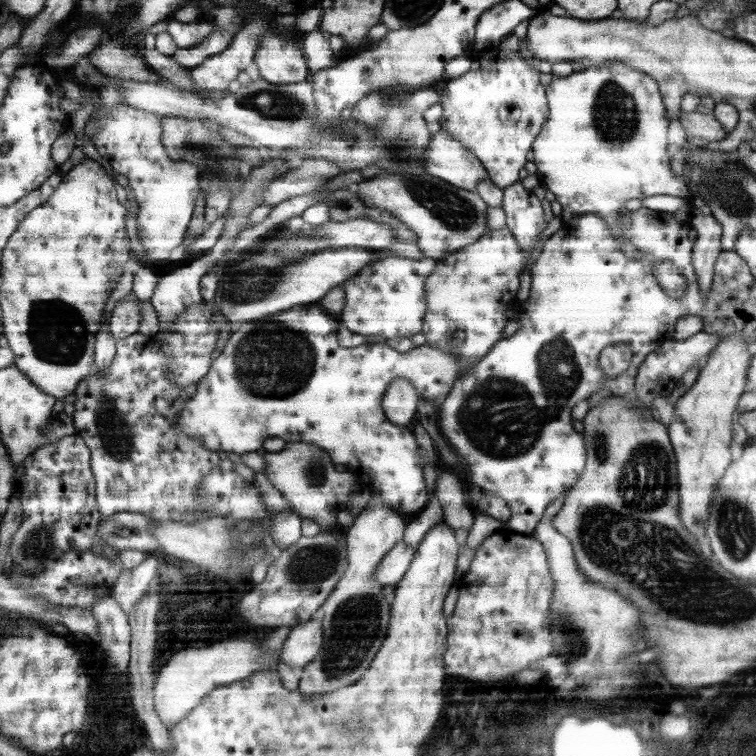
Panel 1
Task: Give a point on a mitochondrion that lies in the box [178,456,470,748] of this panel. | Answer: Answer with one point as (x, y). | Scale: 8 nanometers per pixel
(357, 624)

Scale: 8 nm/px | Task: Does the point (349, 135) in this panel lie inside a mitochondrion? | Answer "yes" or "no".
yes

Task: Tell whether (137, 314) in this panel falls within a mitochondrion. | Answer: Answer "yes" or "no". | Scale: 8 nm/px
no

